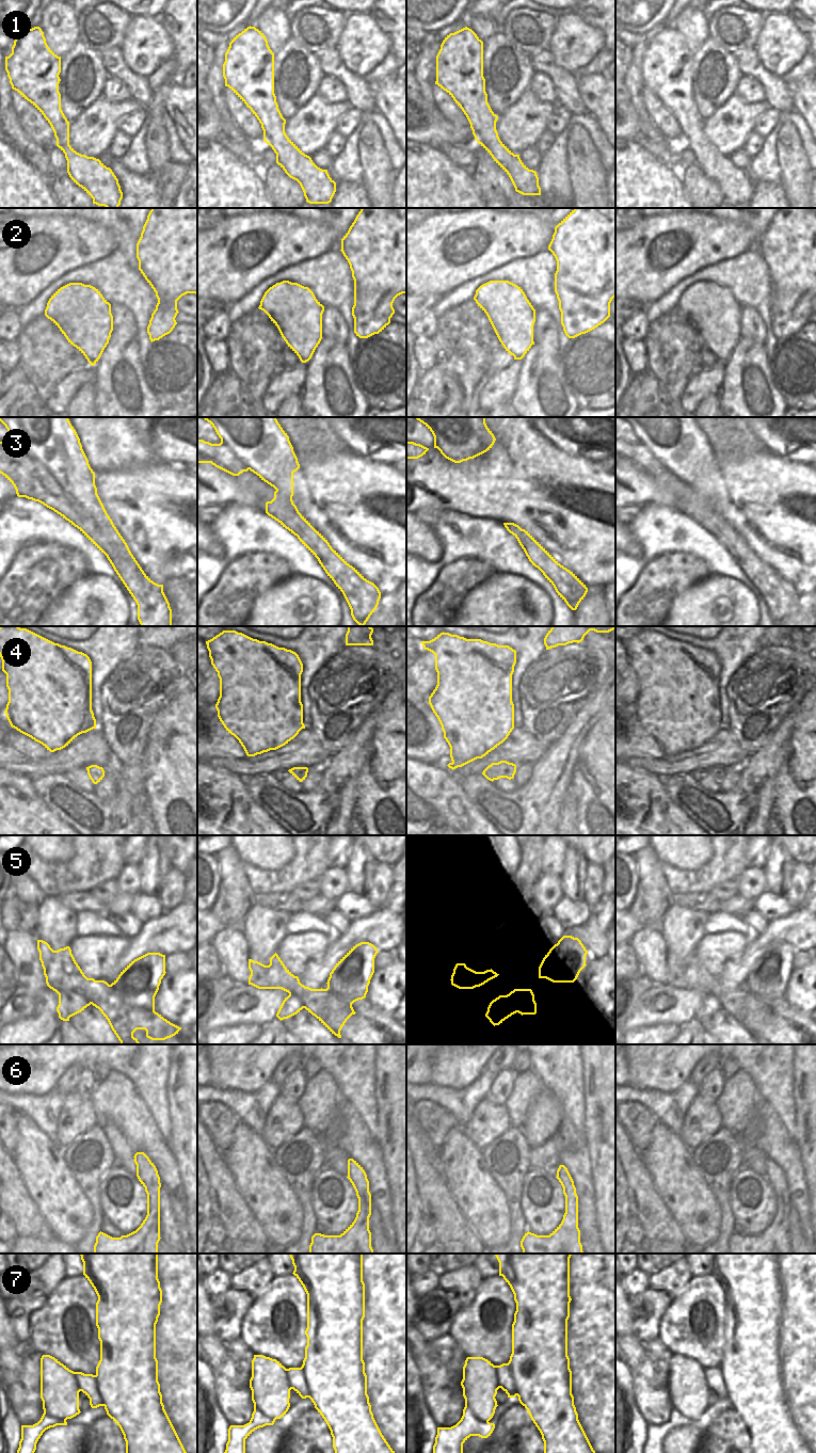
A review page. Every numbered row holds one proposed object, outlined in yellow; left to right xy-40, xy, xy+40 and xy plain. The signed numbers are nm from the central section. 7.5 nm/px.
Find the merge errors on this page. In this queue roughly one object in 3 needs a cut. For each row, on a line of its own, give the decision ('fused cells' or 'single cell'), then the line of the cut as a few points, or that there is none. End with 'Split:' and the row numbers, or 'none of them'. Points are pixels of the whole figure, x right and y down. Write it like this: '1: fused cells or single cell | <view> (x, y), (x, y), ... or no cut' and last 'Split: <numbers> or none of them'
1: single cell | no cut
2: single cell | no cut
3: fused cells | xy-40 (10, 438), (35, 459), (101, 529), (113, 549), (110, 556)
4: single cell | no cut
5: fused cells | xy (299, 982), (291, 990), (291, 993), (303, 1003), (304, 1007)
6: single cell | no cut
7: fused cells | xy+40 (508, 1362), (513, 1375), (516, 1394)
Split: 3, 5, 7

